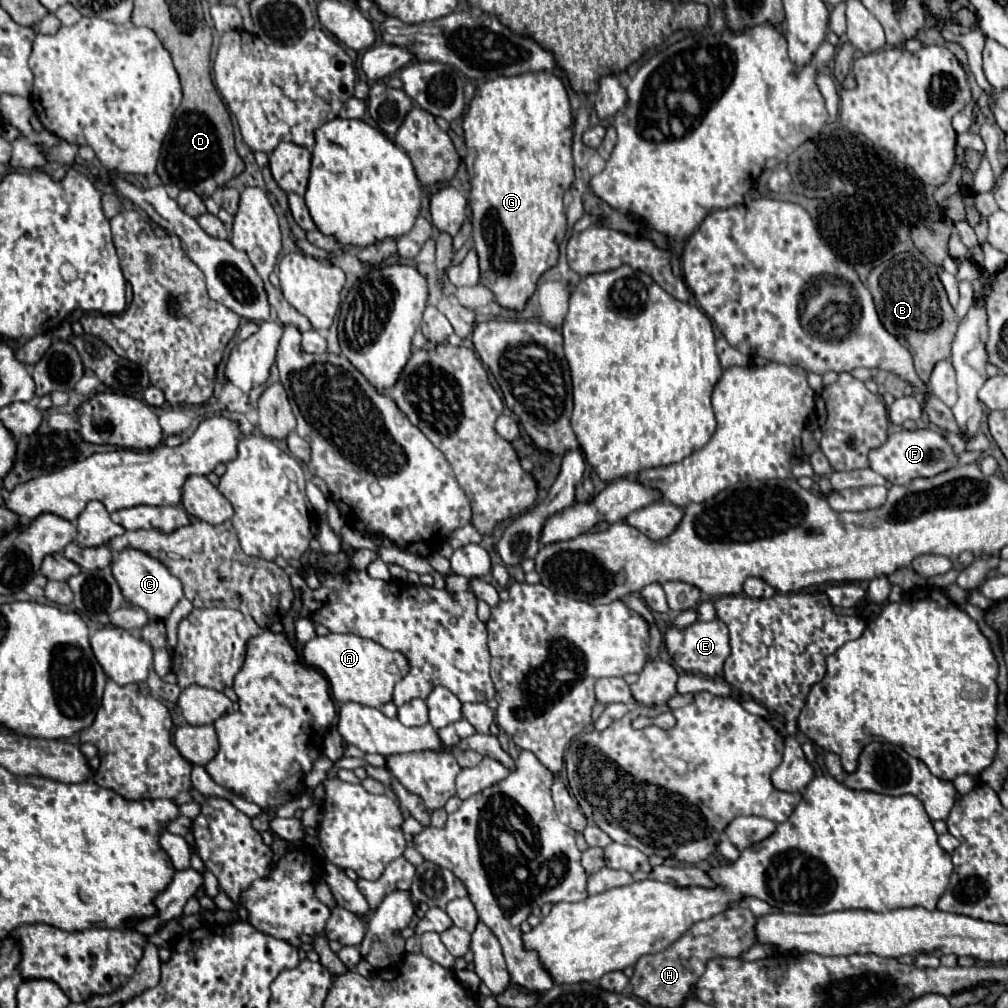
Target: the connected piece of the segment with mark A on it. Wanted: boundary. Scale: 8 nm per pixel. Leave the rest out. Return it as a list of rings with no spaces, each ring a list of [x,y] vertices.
[[[329,633],[325,637],[313,637],[303,647],[303,659],[307,665],[319,669],[331,683],[335,701],[355,701],[369,707],[381,707],[393,699],[393,687],[409,673],[409,661],[399,651],[389,651],[371,639],[359,635]]]

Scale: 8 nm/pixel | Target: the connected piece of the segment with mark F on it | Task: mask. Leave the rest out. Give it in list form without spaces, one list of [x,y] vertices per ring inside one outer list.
[[[901,429],[897,433],[891,433],[889,439],[869,453],[869,461],[873,471],[883,475],[893,485],[909,485],[915,477],[935,477],[951,467],[957,465],[957,455],[953,453],[953,447],[949,441],[939,433],[931,429]]]

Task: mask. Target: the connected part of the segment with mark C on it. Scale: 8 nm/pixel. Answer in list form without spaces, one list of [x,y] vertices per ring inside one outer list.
[[[125,549],[121,551],[115,559],[113,559],[113,577],[117,579],[123,595],[133,603],[133,605],[139,605],[141,609],[145,609],[149,613],[149,617],[159,617],[159,619],[165,619],[171,609],[177,605],[177,601],[183,597],[183,587],[181,587],[181,581],[177,577],[173,577],[167,567],[149,557],[147,553],[143,551],[135,551],[135,549]]]

